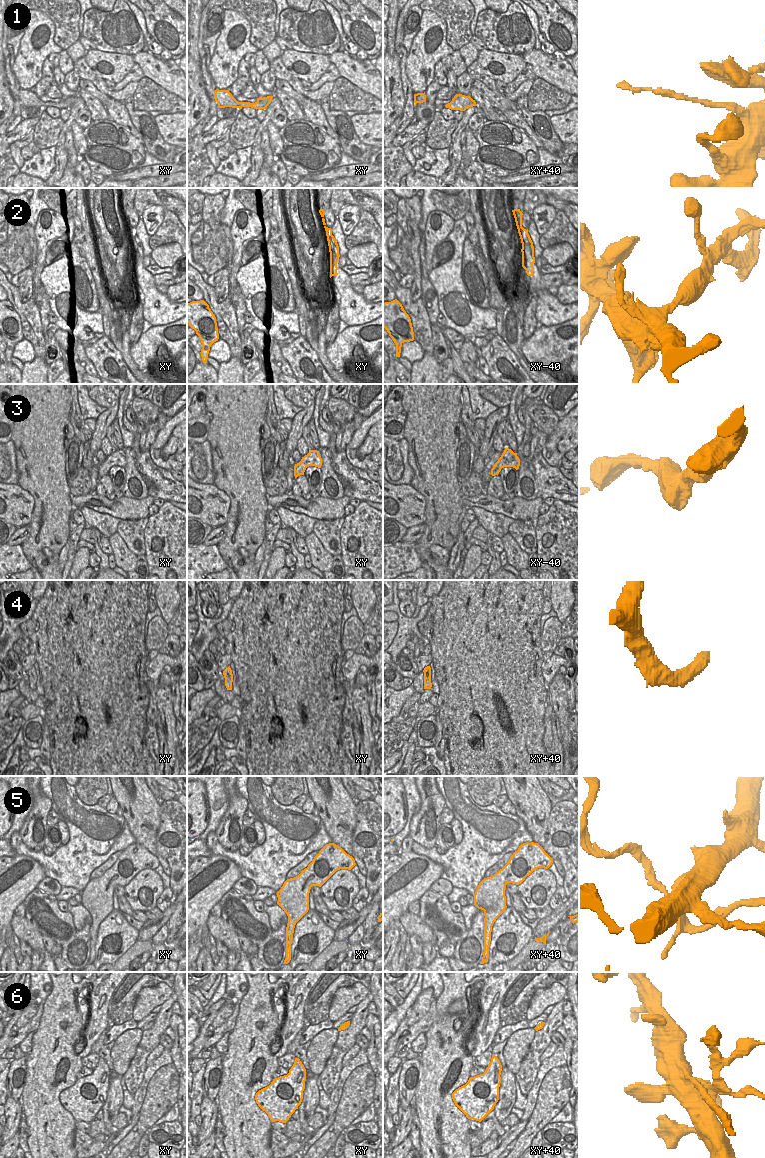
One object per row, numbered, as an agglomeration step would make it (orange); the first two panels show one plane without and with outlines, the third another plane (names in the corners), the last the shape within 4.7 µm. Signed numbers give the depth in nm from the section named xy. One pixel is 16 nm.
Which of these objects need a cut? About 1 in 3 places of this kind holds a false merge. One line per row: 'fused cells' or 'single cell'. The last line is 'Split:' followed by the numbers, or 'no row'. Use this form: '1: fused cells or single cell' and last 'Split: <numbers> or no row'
1: single cell
2: fused cells
3: single cell
4: single cell
5: fused cells
6: single cell
Split: 2, 5

